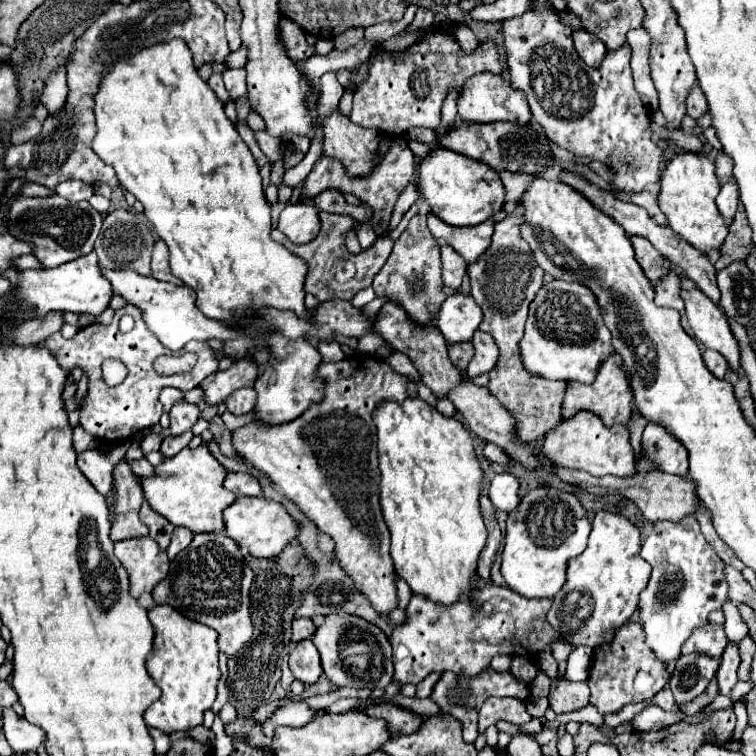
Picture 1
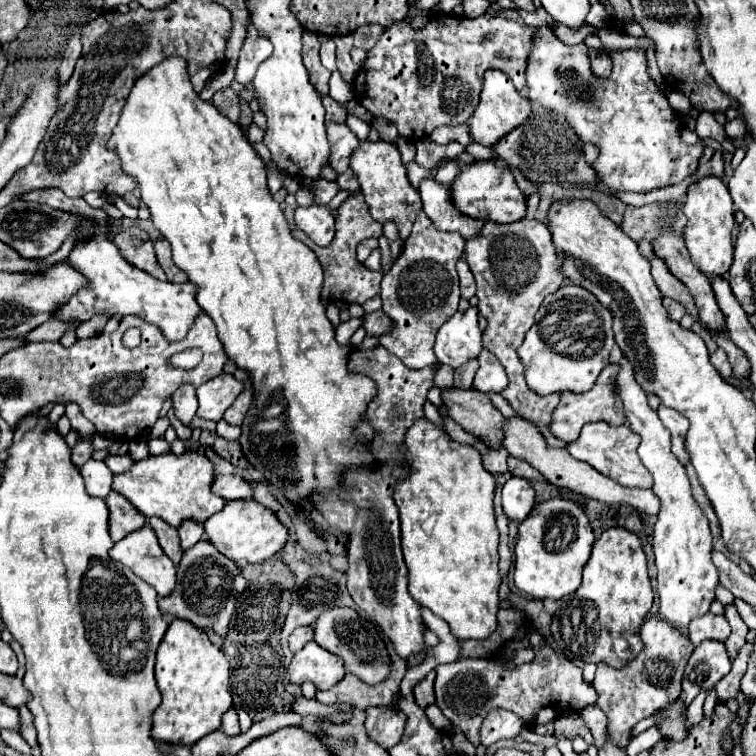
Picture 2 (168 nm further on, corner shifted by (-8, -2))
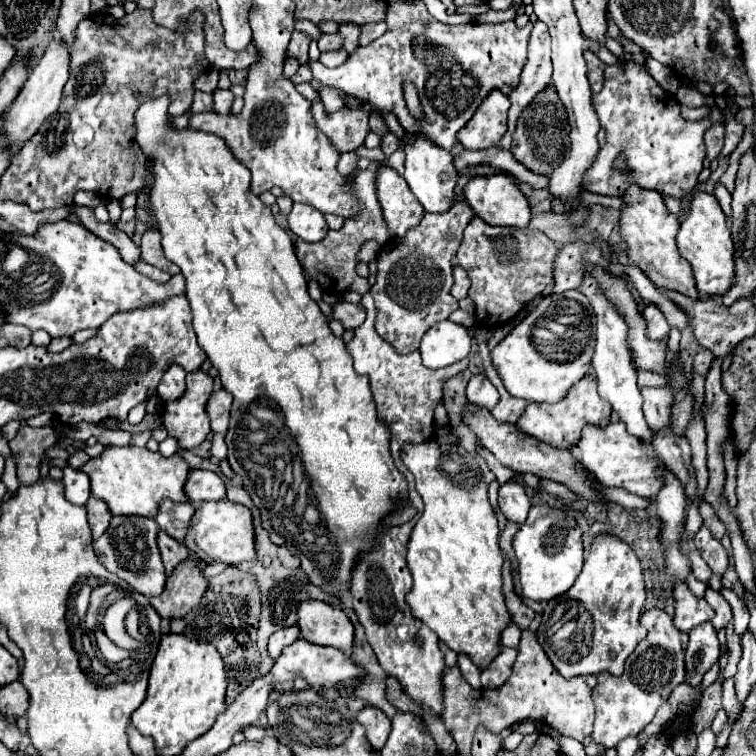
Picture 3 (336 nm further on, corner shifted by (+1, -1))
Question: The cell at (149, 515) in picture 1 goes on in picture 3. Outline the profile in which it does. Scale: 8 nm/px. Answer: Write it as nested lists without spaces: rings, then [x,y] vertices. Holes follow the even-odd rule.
[[[158,531],[158,549],[162,553],[166,575],[170,575],[172,569],[188,555],[188,549],[182,543],[178,543],[176,539],[172,539],[170,535],[166,535],[164,531]]]

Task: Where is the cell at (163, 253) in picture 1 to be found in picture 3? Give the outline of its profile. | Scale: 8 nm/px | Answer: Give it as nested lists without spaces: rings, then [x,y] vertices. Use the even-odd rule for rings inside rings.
[[[146,231],[142,235],[142,243],[140,243],[140,249],[142,249],[142,259],[162,271],[168,271],[168,261],[162,253],[162,247],[160,247],[160,233],[158,231]]]

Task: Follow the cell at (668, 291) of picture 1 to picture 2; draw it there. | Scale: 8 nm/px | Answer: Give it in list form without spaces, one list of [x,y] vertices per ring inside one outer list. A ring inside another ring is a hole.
[[[663,298],[663,306],[665,306],[669,318],[675,320],[675,322],[679,322],[679,320],[683,318],[683,314],[685,314],[685,308],[683,308],[679,302],[671,300],[671,298]]]

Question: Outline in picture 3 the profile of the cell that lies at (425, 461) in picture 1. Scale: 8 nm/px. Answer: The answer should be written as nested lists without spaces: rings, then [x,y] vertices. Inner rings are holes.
[[[426,441],[426,443],[406,443],[402,447],[402,453],[400,453],[404,465],[412,471],[414,479],[416,479],[416,491],[420,493],[420,497],[424,499],[424,513],[420,515],[418,523],[414,525],[412,533],[410,533],[410,539],[408,539],[408,553],[406,553],[406,563],[408,563],[408,569],[412,573],[412,579],[414,579],[414,585],[412,585],[412,591],[406,595],[406,601],[408,605],[412,607],[412,615],[418,617],[420,621],[424,621],[452,651],[456,653],[468,653],[470,659],[474,661],[476,667],[486,667],[496,655],[498,655],[498,647],[500,647],[500,631],[510,623],[510,613],[504,605],[504,595],[502,595],[502,577],[500,577],[500,569],[502,569],[502,553],[500,553],[500,547],[498,547],[498,521],[496,521],[496,515],[488,503],[488,485],[484,483],[482,479],[482,473],[478,469],[478,463],[476,459],[464,451],[462,447],[458,445],[444,445],[440,447],[440,443],[436,441]]]

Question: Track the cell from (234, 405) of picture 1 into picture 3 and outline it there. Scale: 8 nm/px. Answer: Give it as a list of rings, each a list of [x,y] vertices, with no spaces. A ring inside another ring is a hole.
[[[218,389],[212,393],[206,411],[210,415],[210,425],[214,433],[226,433],[228,431],[228,417],[230,417],[230,405],[232,405],[232,397],[226,389]]]

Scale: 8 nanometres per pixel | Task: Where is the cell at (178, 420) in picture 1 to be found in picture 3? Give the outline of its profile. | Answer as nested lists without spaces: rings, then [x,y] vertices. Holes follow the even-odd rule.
[[[172,365],[172,367],[164,373],[164,377],[162,377],[160,385],[158,385],[158,397],[160,397],[164,403],[172,403],[172,401],[182,399],[184,391],[186,391],[184,379],[186,379],[184,369],[178,367],[178,365]]]

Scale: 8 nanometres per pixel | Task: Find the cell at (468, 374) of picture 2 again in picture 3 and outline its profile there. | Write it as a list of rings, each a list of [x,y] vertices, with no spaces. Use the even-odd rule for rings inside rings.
[[[466,369],[452,379],[446,381],[444,385],[444,407],[448,411],[448,419],[452,425],[458,425],[462,419],[462,409],[468,403],[466,401],[466,383],[470,381],[472,373]]]

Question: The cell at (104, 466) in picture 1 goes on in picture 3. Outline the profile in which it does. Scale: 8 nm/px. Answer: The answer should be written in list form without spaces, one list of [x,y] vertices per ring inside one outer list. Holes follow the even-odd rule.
[[[66,465],[62,481],[66,487],[66,499],[74,505],[86,505],[90,497],[90,477],[86,477],[86,473],[82,473],[80,469]]]

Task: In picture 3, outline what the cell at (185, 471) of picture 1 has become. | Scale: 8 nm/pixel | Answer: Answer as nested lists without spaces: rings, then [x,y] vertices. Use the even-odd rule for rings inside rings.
[[[108,447],[100,457],[90,461],[90,465],[80,469],[92,481],[92,495],[106,501],[114,515],[156,517],[162,499],[190,501],[184,491],[190,475],[190,465],[178,453],[164,457],[158,451],[148,451],[146,447]]]

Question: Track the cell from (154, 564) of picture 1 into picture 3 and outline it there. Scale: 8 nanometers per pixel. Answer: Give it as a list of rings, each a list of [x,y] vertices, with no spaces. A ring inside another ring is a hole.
[[[114,517],[106,533],[94,541],[94,551],[104,567],[124,579],[134,591],[150,595],[160,595],[164,591],[166,573],[156,547],[158,525],[148,517]]]

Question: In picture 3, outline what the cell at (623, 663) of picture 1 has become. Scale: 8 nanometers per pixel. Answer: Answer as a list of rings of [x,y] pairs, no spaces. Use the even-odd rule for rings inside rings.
[[[662,609],[644,611],[640,617],[640,625],[648,629],[648,635],[628,657],[624,675],[614,677],[610,673],[600,673],[598,685],[592,691],[592,699],[596,705],[592,739],[594,743],[604,745],[604,749],[616,749],[618,743],[626,737],[638,735],[654,719],[656,711],[670,697],[672,689],[686,679],[684,643],[688,641],[688,635],[678,633],[672,617]]]

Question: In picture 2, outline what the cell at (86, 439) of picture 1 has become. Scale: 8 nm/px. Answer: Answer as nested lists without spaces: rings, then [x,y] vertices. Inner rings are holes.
[[[83,438],[83,440],[73,448],[73,452],[71,452],[71,460],[75,460],[73,464],[75,464],[77,468],[81,468],[81,466],[91,458],[91,452],[93,452],[93,448],[91,448],[91,438]]]

